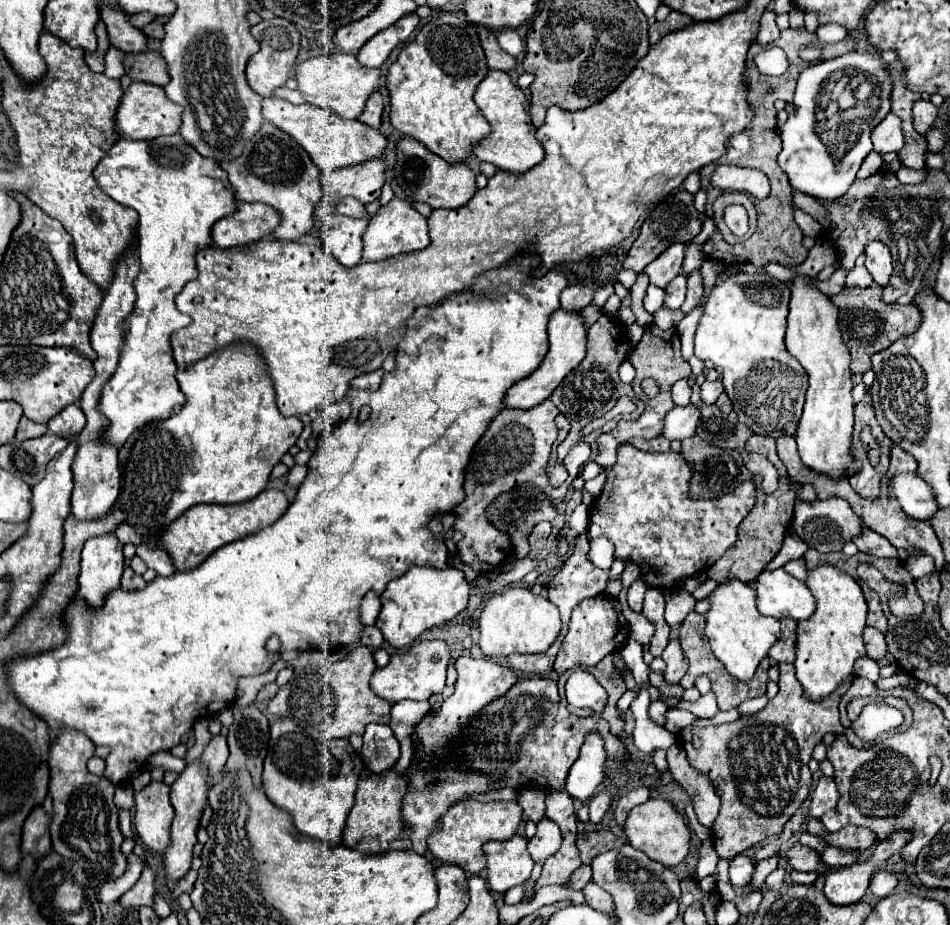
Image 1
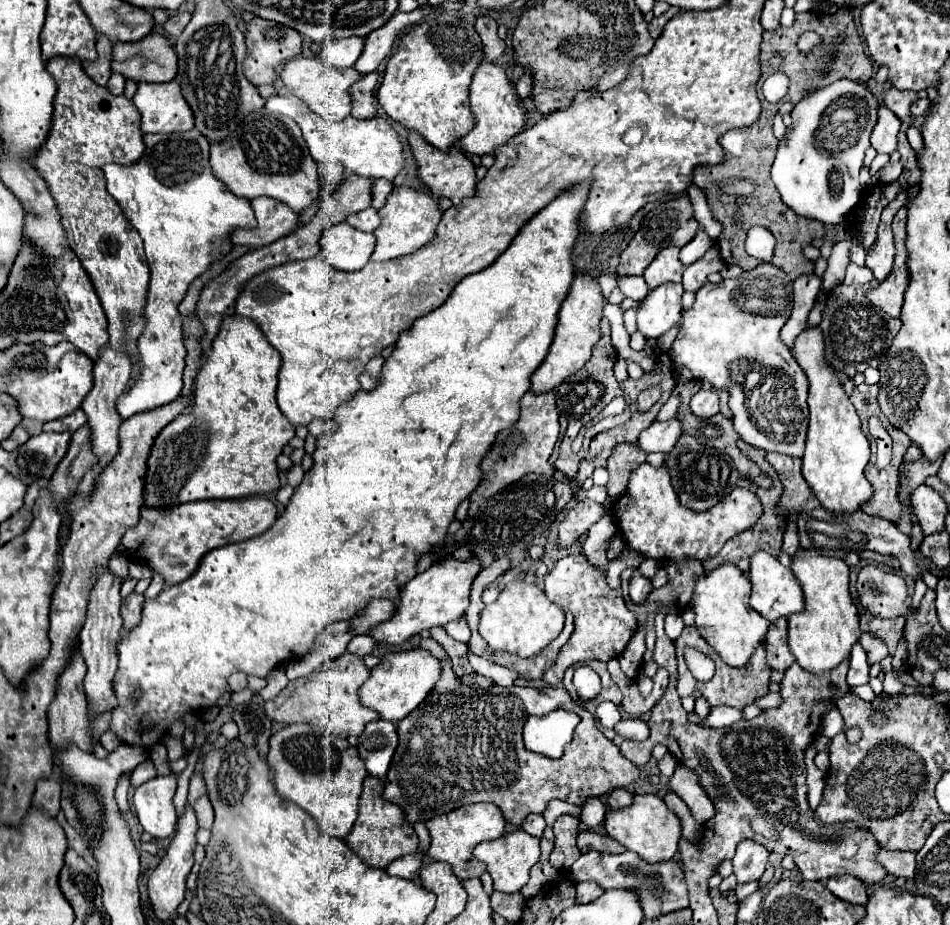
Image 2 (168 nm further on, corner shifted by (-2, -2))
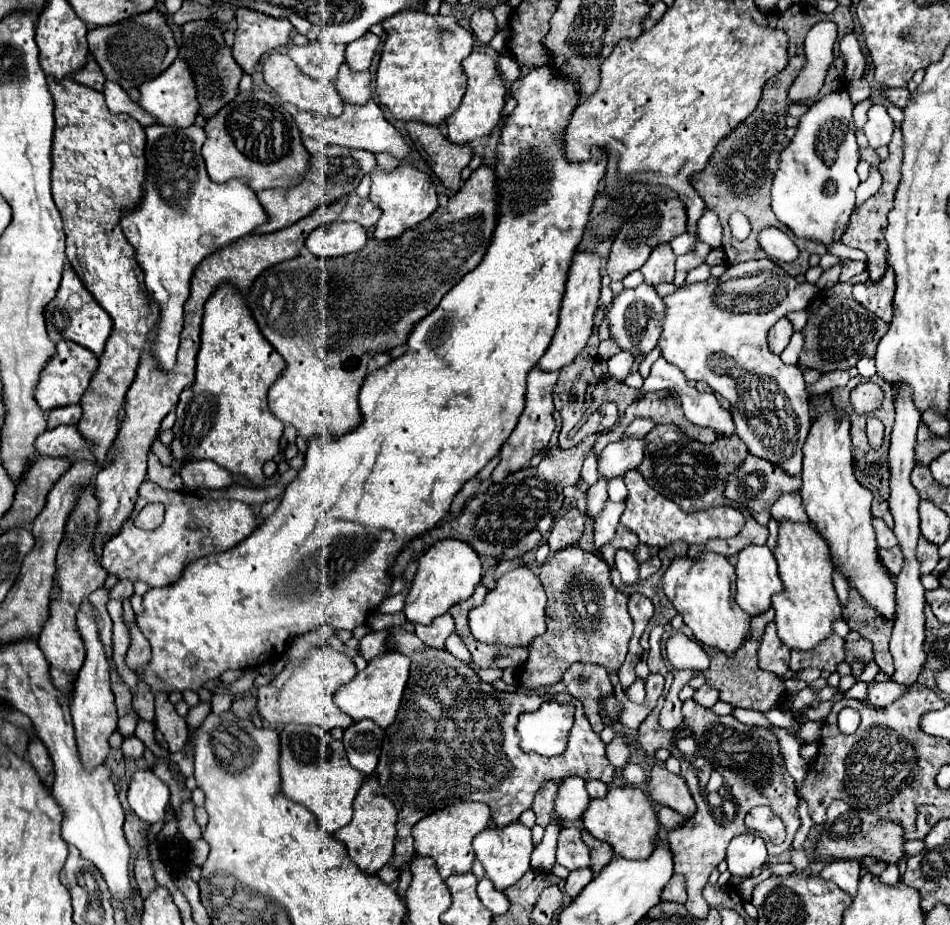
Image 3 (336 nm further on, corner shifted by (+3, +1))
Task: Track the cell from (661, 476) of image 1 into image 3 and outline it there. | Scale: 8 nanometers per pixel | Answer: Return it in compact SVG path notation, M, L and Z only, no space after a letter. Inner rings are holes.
M636 469L626 473L624 483L628 487L628 497L626 497L626 509L622 513L620 523L624 527L632 529L638 535L638 539L646 545L666 547L668 543L678 541L678 539L682 539L690 545L704 543L704 541L716 539L716 537L730 539L730 537L738 535L738 531L744 527L744 515L734 507L712 507L712 509L704 509L704 511L696 511L696 513L684 513L682 509L678 509L678 505L674 501L656 493Z

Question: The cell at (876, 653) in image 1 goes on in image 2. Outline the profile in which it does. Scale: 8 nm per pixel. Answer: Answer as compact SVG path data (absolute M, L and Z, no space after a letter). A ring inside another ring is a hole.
M863 632L861 638L859 638L859 644L861 644L863 650L867 652L867 660L869 660L869 664L881 662L881 660L887 656L885 642L883 642L879 636L873 636L873 634L869 634L869 632Z

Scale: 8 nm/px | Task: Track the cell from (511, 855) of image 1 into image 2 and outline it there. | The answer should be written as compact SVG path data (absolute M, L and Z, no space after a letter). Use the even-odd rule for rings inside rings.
M517 830L517 832L509 832L509 834L503 834L501 838L497 840L489 840L489 842L481 842L477 848L475 848L475 856L477 860L485 862L487 864L487 872L491 874L493 878L493 888L499 890L499 892L519 892L527 880L529 880L529 870L533 868L533 864L537 864L539 860L539 840L523 830Z

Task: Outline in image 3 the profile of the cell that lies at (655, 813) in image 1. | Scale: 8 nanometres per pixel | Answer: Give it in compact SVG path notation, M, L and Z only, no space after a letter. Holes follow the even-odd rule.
M610 787L604 799L590 799L582 815L584 829L600 841L606 841L616 855L624 859L646 859L654 849L658 835L658 817L644 791L638 787Z

